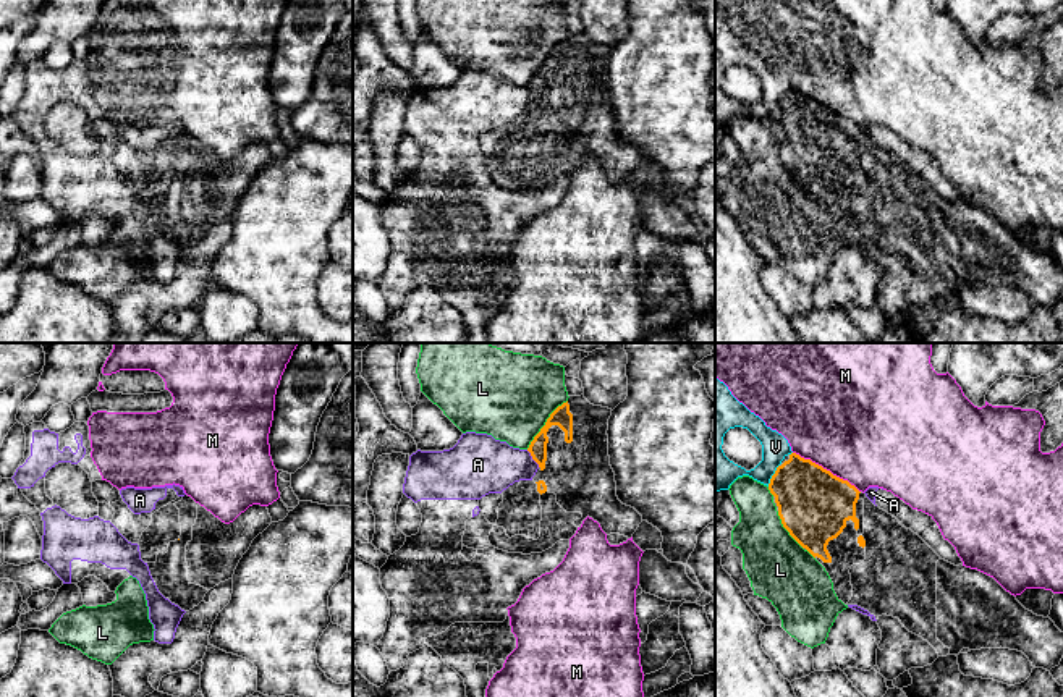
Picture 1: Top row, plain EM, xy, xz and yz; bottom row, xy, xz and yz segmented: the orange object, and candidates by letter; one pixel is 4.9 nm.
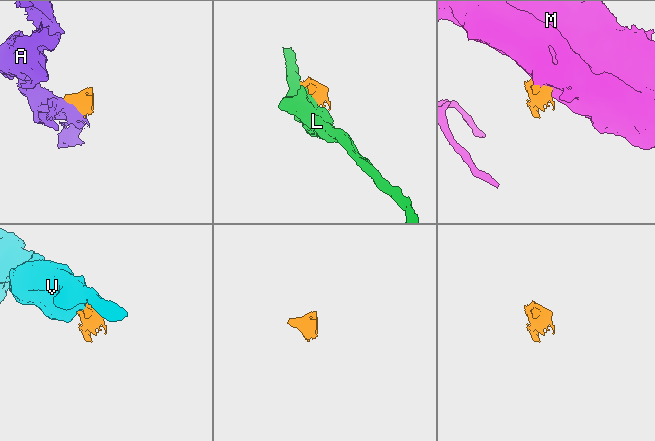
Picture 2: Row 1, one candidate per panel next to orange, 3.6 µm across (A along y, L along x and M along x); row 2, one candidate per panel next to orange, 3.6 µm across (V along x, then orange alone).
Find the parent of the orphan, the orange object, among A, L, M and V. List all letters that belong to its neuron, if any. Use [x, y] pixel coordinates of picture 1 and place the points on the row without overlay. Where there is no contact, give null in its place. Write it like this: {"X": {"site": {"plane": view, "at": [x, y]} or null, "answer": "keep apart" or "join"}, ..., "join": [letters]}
{"A": {"site": {"plane": "xz", "at": [533, 96]}, "answer": "keep apart"}, "L": {"site": {"plane": "xz", "at": [546, 62]}, "answer": "keep apart"}, "M": {"site": {"plane": "yz", "at": [825, 107]}, "answer": "keep apart"}, "V": {"site": {"plane": "yz", "at": [772, 114]}, "answer": "keep apart"}, "join": []}

